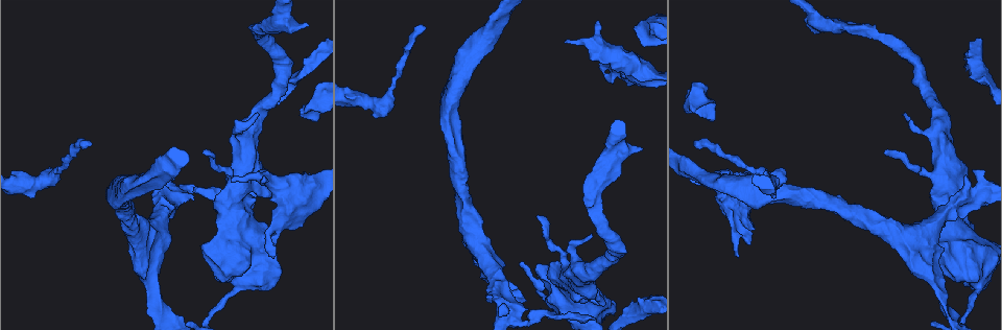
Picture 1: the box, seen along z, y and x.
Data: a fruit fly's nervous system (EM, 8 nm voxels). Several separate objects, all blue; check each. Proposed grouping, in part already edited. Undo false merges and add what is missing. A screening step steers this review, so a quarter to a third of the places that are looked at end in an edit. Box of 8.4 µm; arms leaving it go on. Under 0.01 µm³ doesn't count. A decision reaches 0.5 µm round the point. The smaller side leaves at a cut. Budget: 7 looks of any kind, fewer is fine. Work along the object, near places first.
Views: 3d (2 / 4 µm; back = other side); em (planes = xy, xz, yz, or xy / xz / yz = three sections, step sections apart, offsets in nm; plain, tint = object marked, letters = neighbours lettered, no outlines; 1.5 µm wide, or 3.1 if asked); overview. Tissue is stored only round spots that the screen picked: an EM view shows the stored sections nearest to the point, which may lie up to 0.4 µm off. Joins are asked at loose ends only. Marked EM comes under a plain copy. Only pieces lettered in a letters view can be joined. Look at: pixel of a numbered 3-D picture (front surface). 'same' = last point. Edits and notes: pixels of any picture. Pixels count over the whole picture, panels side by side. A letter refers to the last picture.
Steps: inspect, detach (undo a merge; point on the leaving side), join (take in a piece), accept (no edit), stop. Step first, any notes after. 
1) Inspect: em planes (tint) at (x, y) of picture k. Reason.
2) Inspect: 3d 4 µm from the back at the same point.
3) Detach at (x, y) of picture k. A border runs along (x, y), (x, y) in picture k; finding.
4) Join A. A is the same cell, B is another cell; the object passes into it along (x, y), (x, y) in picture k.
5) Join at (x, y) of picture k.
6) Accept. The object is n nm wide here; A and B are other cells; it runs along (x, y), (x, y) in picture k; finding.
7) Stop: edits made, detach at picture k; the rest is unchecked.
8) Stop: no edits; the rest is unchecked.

Inspect: 3d 2 µm at (308, 111) of picture 1.

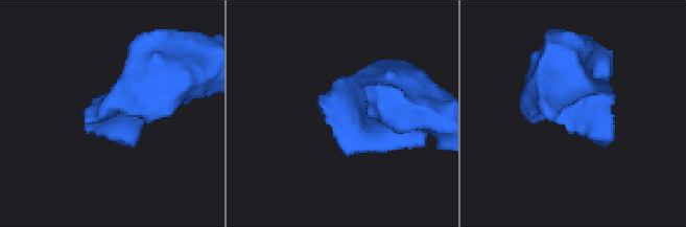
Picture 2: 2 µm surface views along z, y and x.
Inspect: em planes (tint) at (115, 115) of picture 2.

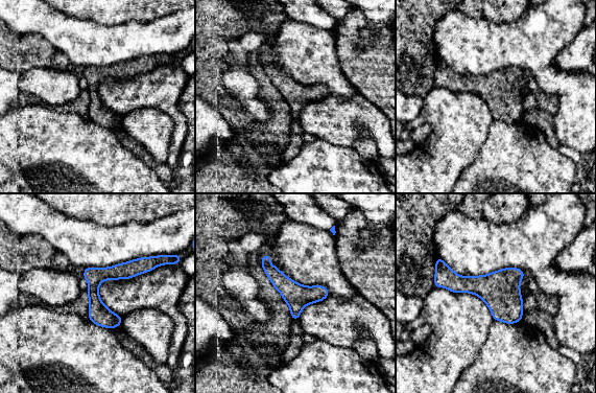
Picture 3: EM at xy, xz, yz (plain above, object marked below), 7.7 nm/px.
Inspect: em planes (letters) at the same point. What lies round it.

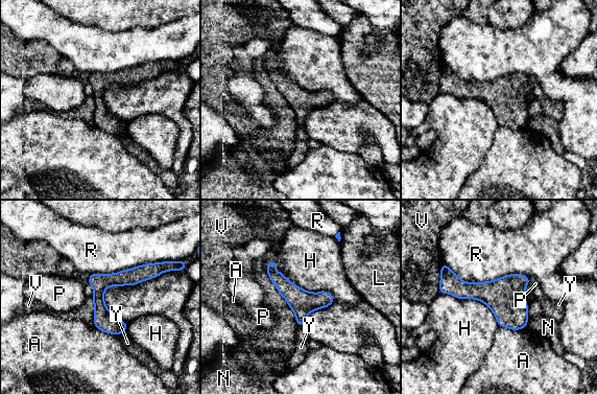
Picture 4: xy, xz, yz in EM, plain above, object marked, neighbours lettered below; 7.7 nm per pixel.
Accept. The object is 120 nm wide here; the longest contact is with R, 700 nm; A, H, L, N, P, R, V and Y are other cells; continuous, no second neuron.

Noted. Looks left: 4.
Inspect: em xy step 8 (letters) at (642, 149) of picture 1. Stops while still wide.

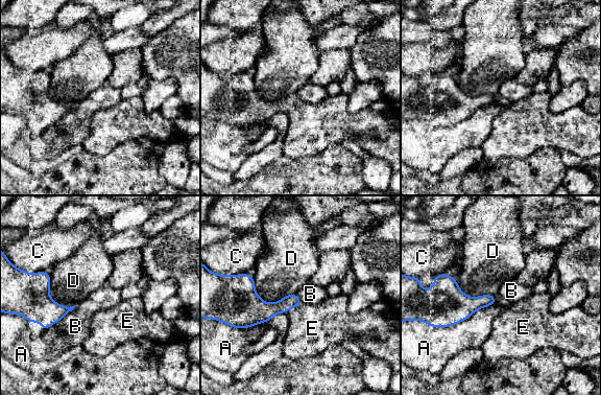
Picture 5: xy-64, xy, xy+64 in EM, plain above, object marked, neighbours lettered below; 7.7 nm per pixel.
Join E. E is the same cell, A, B, C and D are other cells; the object passes into it along (262, 311), (293, 306), (312, 328) in picture 5; the neuron continues.

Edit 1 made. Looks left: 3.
Inspect: em planes (letters) at (272, 257) of picture 1. Tapers out.

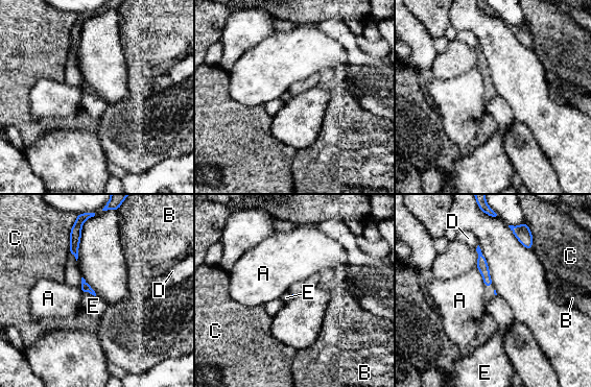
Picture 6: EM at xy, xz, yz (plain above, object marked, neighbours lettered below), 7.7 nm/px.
Accept. A, B, C, D and E are other cells; a border runs along (83, 290), (95, 296) in picture 6; none of them fits.

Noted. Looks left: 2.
Stop: edits made, join at picture 5; the rest is unchecked.

